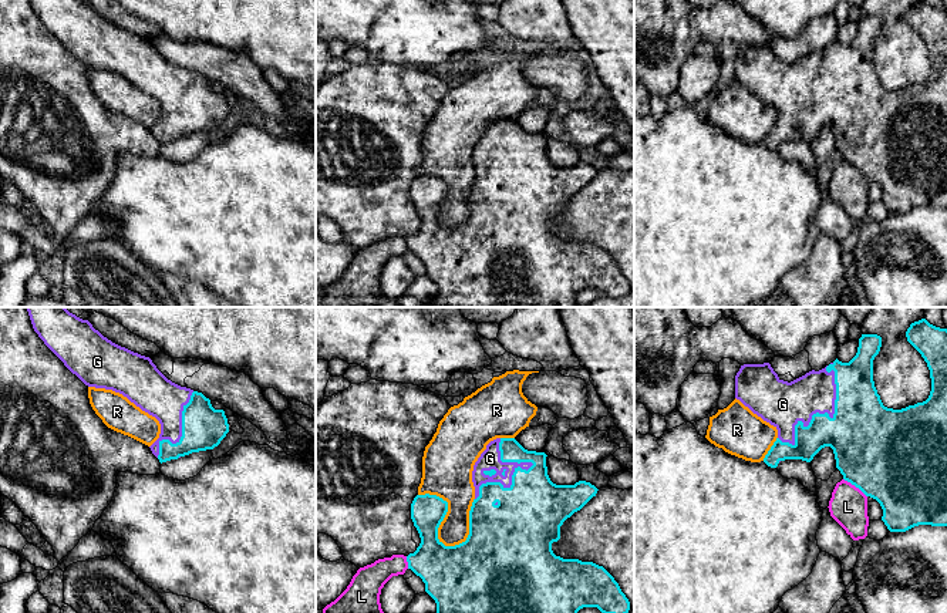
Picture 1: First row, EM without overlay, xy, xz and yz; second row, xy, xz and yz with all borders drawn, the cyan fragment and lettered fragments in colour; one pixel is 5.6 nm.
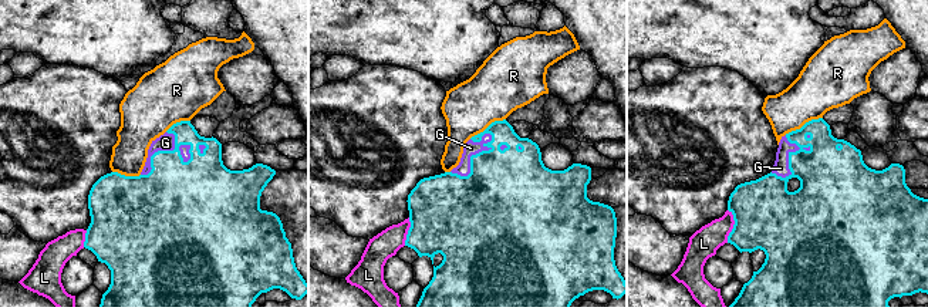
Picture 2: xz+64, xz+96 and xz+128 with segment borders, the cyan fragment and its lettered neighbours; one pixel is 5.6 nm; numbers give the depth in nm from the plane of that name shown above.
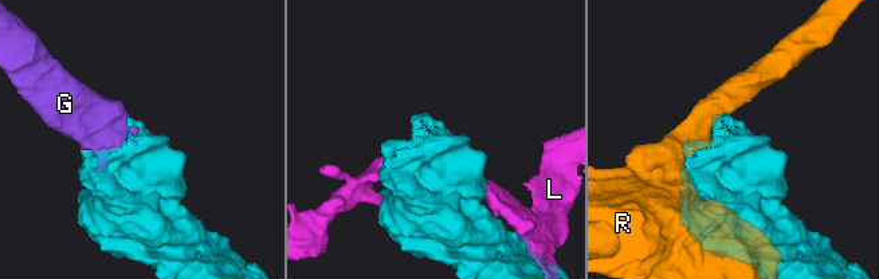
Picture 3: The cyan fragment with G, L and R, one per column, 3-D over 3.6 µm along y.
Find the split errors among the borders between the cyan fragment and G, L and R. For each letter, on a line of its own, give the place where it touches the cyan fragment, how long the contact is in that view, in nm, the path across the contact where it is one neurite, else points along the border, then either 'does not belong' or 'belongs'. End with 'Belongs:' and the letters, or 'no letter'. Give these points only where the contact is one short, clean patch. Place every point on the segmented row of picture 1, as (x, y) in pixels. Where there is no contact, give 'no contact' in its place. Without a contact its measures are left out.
G: meets cyan in yz at (825, 413); contact 500 nm long; belongs
L: meets cyan in yz at (855, 485); contact 170 nm long; does not belong
R: meets cyan in xz at (442, 519); contact 380 nm long; does not belong
Belongs: G

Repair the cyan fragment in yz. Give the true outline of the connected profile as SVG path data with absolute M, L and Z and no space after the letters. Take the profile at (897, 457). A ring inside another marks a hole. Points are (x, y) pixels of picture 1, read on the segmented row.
M921 319L910 324L906 337L927 363L931 391L926 401L901 410L884 407L874 387L873 360L882 347L877 334L862 334L857 353L849 363L836 358L791 383L781 380L769 363L744 364L735 375L735 398L778 430L764 462L771 468L785 459L810 462L822 448L830 447L843 479L880 503L882 521L890 532L906 532L919 525L947 526L947 329Z

